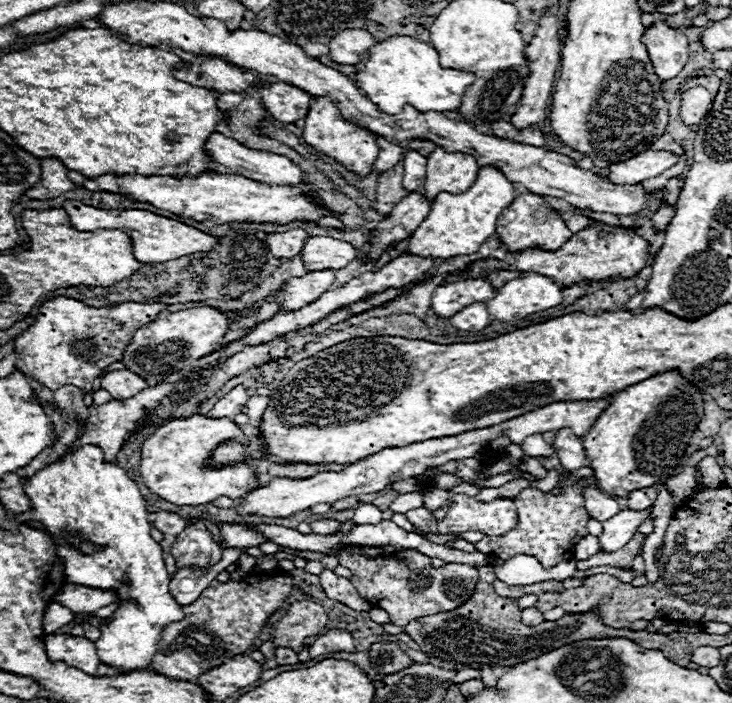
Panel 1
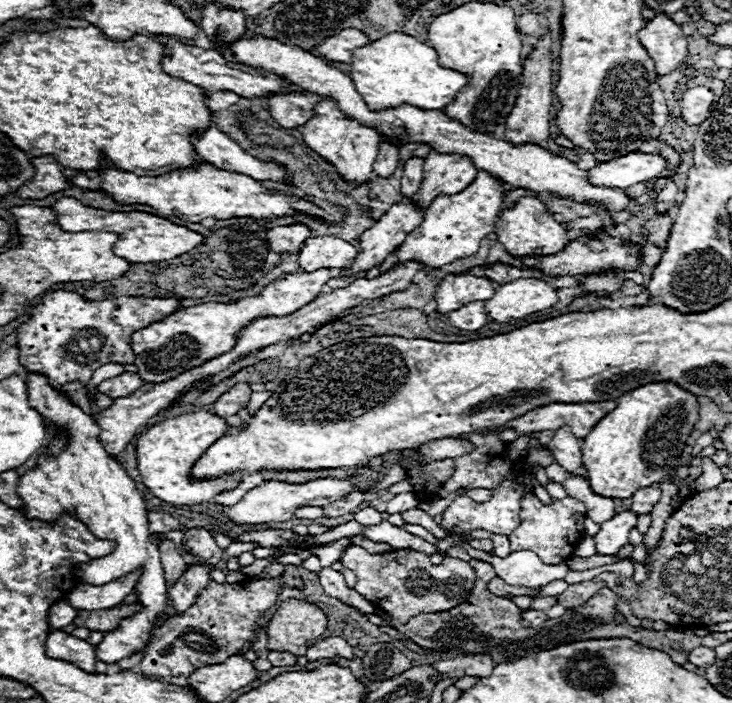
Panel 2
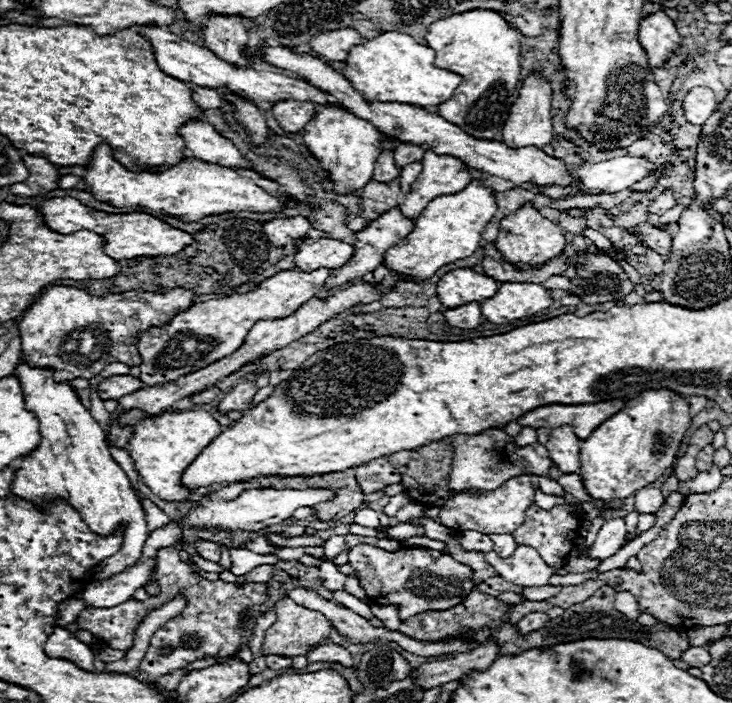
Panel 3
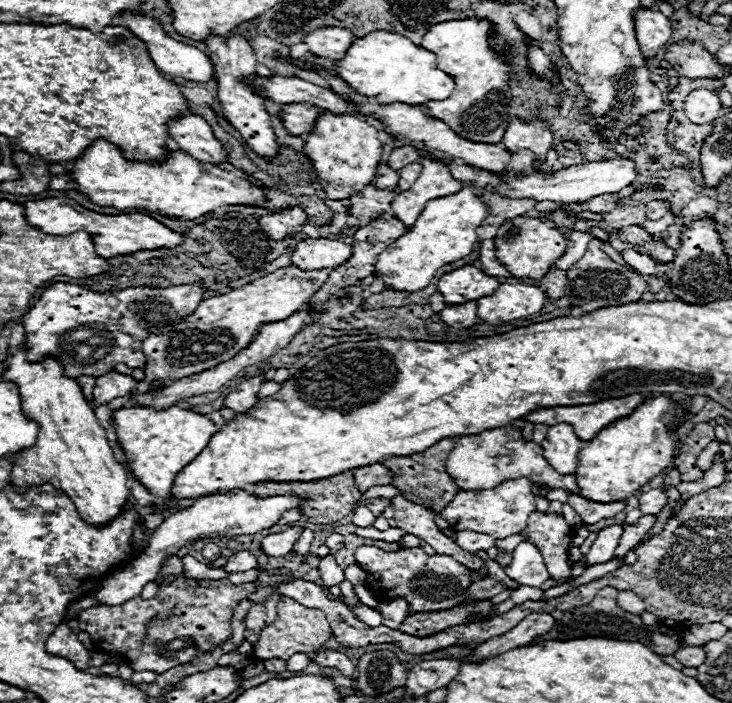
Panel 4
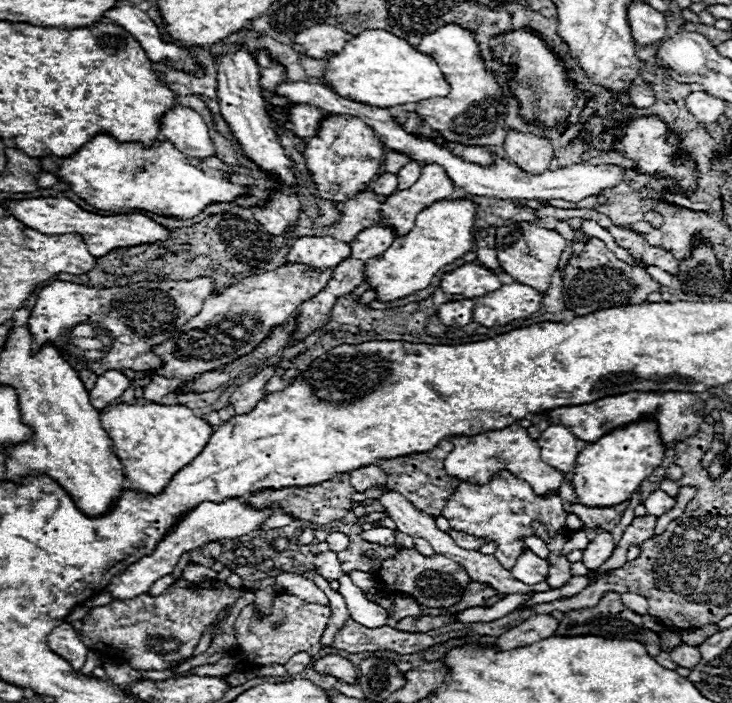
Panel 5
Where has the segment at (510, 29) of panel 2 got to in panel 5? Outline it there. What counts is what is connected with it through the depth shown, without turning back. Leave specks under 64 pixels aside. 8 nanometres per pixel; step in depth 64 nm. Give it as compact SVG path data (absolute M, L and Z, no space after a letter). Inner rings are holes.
M456 24L442 26L422 38L418 52L430 54L450 84L450 94L446 98L416 102L416 114L432 128L432 132L448 142L462 142L464 146L502 146L506 140L506 94L486 70L474 36Z

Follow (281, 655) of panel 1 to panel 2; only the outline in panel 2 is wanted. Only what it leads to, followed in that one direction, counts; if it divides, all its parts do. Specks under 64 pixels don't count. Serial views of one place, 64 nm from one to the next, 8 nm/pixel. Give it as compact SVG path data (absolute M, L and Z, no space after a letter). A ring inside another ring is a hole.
M268 652L268 662L276 668L282 666L294 666L296 664L296 656L292 656L290 652Z

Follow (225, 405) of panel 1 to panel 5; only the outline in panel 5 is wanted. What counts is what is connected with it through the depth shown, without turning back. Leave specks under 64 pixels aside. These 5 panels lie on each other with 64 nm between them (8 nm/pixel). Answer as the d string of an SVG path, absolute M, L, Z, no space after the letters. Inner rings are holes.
M266 366L262 368L254 378L250 378L248 382L244 382L232 396L230 396L230 404L234 404L236 414L246 414L250 410L254 410L254 406L260 402L260 398L266 396L264 386L266 382L276 374L278 366Z

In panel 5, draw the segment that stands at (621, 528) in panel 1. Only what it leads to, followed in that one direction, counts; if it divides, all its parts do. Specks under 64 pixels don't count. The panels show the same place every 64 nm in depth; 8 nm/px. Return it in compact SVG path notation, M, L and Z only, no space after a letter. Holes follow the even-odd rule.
M602 532L602 534L598 534L598 536L584 548L582 564L584 564L588 570L596 570L600 564L604 564L604 562L610 558L612 550L614 550L612 534L610 534L610 532Z

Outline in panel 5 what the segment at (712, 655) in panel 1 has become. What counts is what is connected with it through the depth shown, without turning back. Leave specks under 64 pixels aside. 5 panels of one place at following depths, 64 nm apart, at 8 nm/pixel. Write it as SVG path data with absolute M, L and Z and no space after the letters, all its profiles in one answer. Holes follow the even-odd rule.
M680 644L678 648L670 650L670 656L674 660L674 664L682 666L682 668L694 668L700 660L700 652L696 646L686 646L686 644Z

